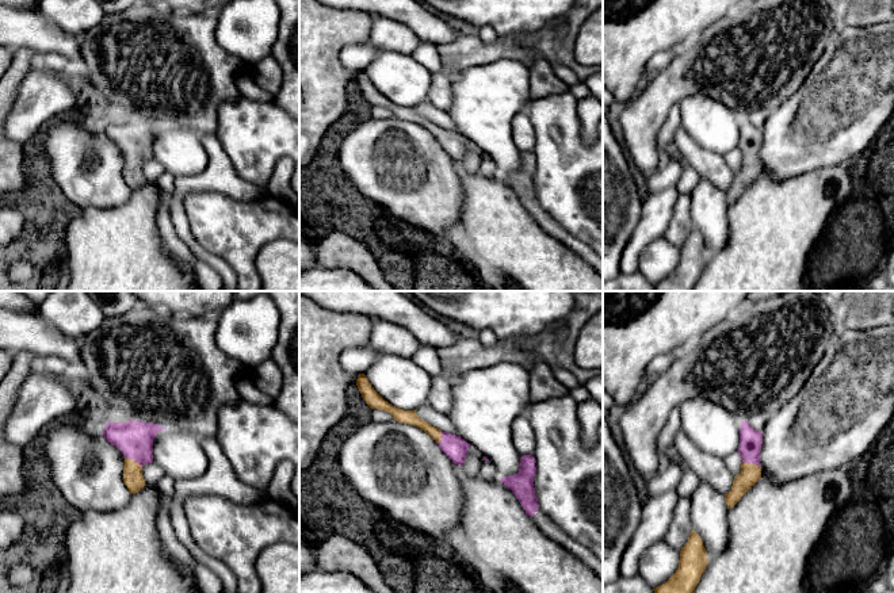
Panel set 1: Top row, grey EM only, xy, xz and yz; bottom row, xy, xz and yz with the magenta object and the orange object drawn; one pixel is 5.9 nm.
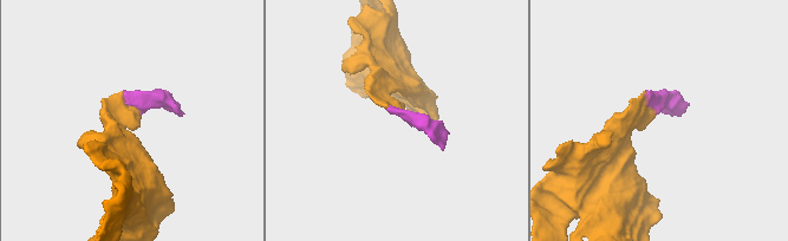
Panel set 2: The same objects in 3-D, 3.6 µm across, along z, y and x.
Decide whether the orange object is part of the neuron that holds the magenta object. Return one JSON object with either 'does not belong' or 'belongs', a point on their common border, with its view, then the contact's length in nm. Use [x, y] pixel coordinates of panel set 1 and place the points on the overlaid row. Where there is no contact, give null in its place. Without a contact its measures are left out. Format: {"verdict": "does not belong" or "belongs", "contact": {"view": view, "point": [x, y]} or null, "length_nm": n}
{"verdict": "belongs", "contact": {"view": "yz", "point": [752, 463]}, "length_nm": 120}

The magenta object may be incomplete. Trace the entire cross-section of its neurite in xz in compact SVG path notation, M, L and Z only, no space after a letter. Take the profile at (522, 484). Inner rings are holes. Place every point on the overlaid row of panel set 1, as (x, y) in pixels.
M524 455L520 458L519 473L501 478L501 482L512 490L526 513L532 517L534 523L545 535L578 556L587 566L593 569L596 574L603 578L603 563L584 546L573 540L565 531L553 524L539 508L534 489L535 473L535 458L532 455Z

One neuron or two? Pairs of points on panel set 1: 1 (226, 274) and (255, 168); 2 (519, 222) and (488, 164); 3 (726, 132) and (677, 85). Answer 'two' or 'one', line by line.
1: two
2: two
3: two

